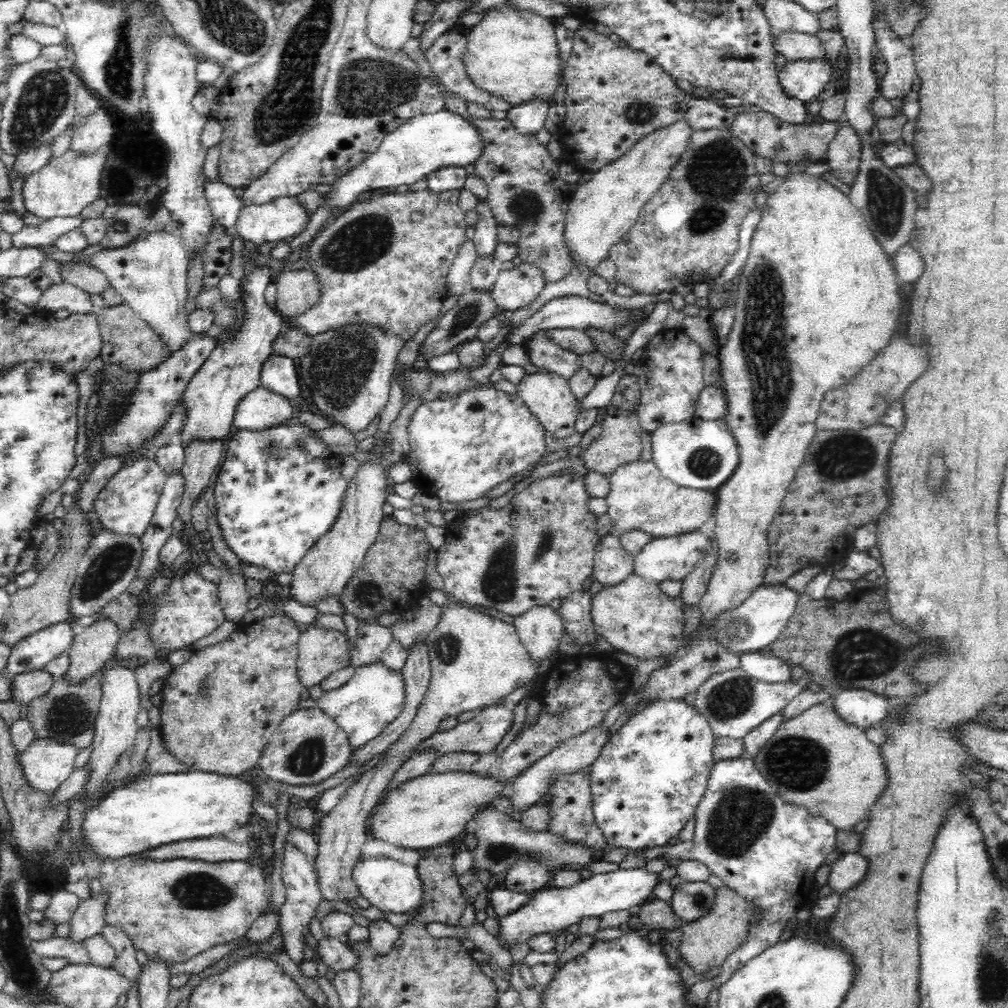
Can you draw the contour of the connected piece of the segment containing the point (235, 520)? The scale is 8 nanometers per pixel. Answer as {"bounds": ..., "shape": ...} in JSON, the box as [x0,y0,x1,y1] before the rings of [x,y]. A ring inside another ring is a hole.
{"bounds":[214,418,348,576],"shape":[[[290,418],[272,430],[240,430],[232,436],[224,450],[226,460],[218,472],[214,496],[218,508],[218,526],[226,546],[242,564],[268,568],[274,572],[274,576],[280,576],[282,572],[294,572],[308,550],[332,528],[340,514],[340,502],[344,498],[344,490],[348,488],[344,474],[340,474],[340,458],[334,456],[324,442],[314,438],[314,430],[306,428],[296,418]]]}

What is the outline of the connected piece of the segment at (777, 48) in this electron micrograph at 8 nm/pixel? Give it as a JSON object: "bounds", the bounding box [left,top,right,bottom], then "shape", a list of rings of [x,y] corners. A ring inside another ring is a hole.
{"bounds":[772,32,826,62],"shape":[[[780,32],[778,36],[772,36],[772,44],[774,44],[774,52],[778,56],[784,56],[790,62],[826,56],[826,50],[820,44],[820,40],[816,36],[810,36],[810,34]]]}

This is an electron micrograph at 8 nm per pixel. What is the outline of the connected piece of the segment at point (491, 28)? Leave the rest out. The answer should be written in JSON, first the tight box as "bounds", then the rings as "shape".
{"bounds":[464,2,560,106],"shape":[[[510,2],[490,12],[480,20],[480,24],[468,30],[466,50],[464,50],[464,72],[474,82],[508,104],[520,106],[534,98],[552,100],[556,88],[560,86],[560,60],[558,60],[558,38],[552,20],[542,18],[534,10],[516,10]]]}

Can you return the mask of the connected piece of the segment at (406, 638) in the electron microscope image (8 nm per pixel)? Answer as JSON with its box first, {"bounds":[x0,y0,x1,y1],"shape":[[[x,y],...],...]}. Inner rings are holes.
{"bounds":[390,598,442,652],"shape":[[[422,598],[418,606],[412,608],[412,612],[414,612],[412,622],[398,622],[390,628],[394,640],[400,642],[400,646],[406,652],[410,652],[418,642],[428,642],[428,636],[440,624],[442,606],[436,606],[434,602],[430,602],[430,598]]]}

